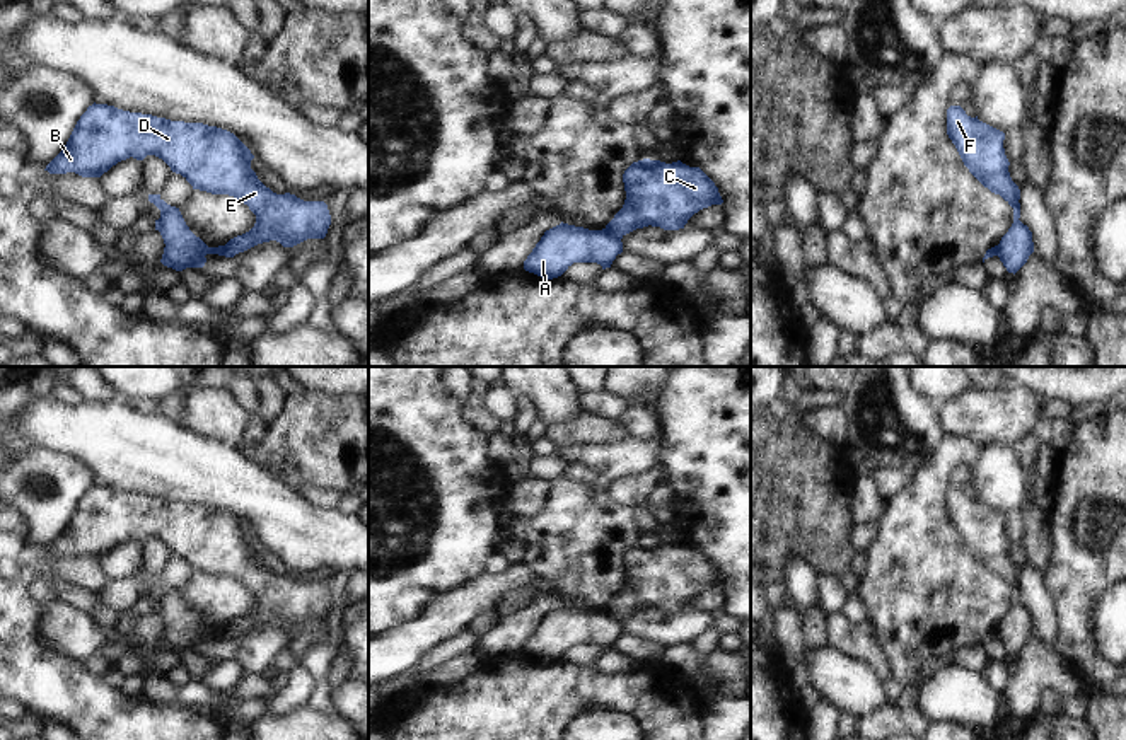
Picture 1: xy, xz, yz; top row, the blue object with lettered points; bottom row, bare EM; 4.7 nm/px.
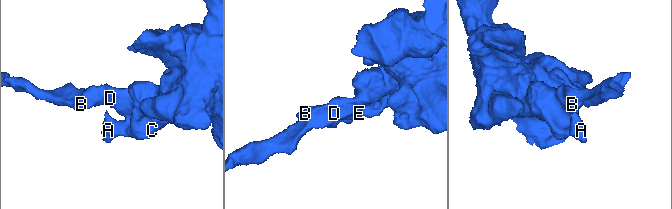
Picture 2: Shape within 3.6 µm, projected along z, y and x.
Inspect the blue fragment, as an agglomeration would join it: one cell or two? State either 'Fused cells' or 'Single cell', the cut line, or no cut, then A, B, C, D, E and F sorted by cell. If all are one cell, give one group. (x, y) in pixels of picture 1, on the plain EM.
Fused cells. Split along xz (604, 611), (620, 623). Groups: A / B C D E F.

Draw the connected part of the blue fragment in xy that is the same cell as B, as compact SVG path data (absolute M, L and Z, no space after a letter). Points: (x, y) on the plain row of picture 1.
M94 484L44 552L101 559L121 542L143 542L147 537L162 541L193 571L234 578L256 597L249 614L225 626L225 639L270 622L293 629L328 616L331 597L324 583L273 575L251 551L251 532L234 515L203 505L171 503Z

